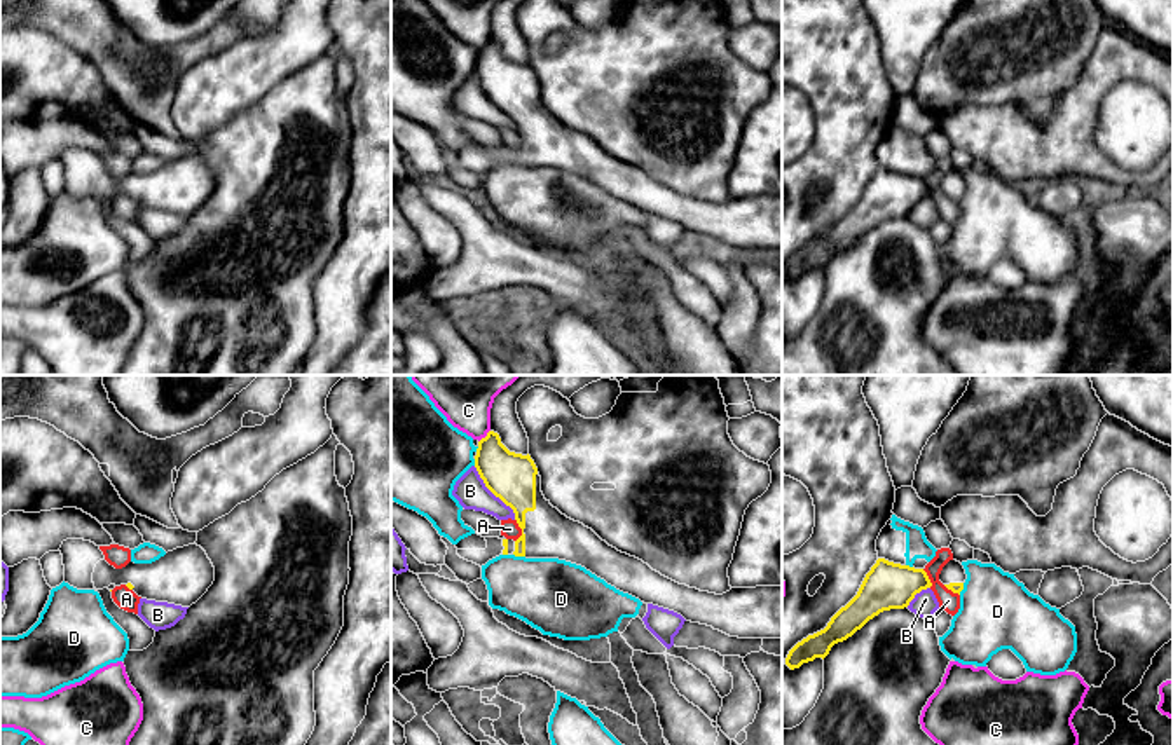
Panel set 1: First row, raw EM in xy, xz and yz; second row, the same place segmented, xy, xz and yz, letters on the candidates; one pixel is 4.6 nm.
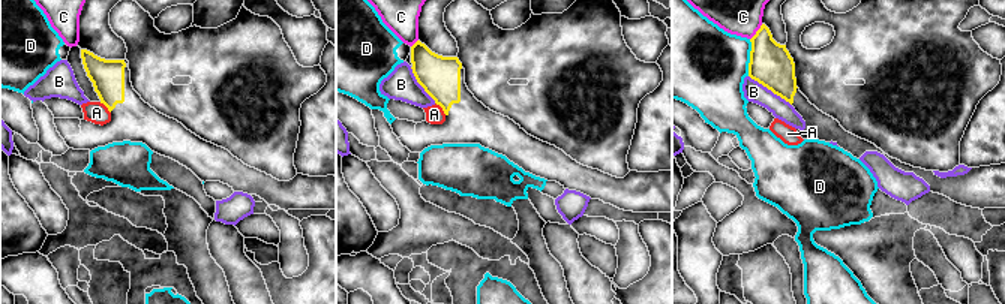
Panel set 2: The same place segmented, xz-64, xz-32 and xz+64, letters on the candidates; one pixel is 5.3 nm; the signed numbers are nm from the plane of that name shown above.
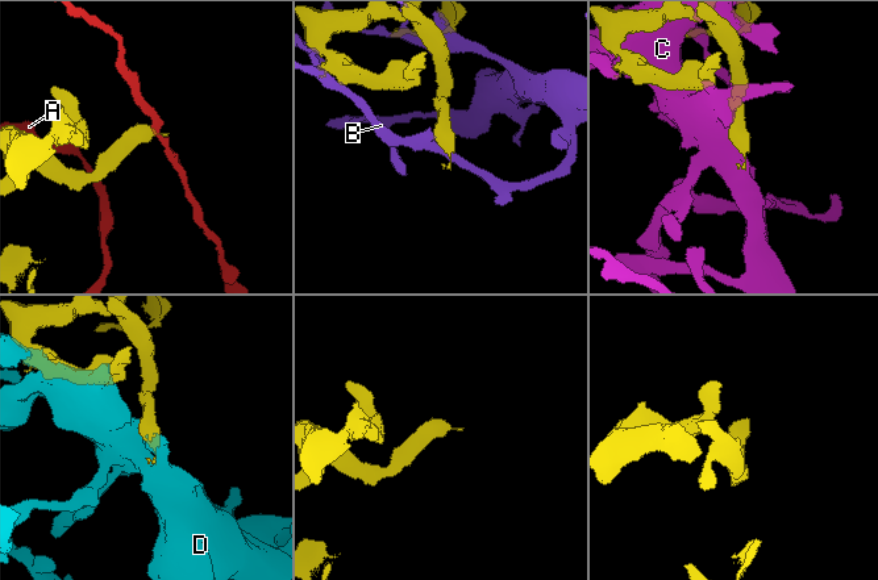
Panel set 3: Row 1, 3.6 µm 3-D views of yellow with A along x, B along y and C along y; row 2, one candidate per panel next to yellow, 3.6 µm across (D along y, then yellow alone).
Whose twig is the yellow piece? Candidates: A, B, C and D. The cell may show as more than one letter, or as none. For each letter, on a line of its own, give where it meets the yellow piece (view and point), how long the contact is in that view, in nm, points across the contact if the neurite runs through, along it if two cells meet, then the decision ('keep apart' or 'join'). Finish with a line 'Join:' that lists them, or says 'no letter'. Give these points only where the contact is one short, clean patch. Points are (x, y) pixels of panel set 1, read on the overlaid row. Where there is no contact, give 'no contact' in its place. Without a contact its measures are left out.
A: contact xz (522, 531); length 110 nm; border xz (515, 519), (521, 529), (521, 536), (515, 541); keep apart
B: contact xz (494, 494); length 320 nm; keep apart
C: contact xz (486, 437); length 80 nm; keep apart
D: contact xz (519, 555); length 60 nm; keep apart
Join: no letter

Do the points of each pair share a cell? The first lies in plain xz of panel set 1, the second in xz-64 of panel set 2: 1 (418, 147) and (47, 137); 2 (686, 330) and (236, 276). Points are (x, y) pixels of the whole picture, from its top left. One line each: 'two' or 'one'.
1: two
2: one

